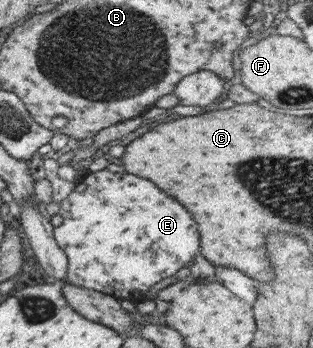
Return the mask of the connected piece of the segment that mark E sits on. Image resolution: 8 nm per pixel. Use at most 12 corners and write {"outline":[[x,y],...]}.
{"outline":[[88,172],[52,237],[67,282],[154,299],[200,252],[152,182]]}

